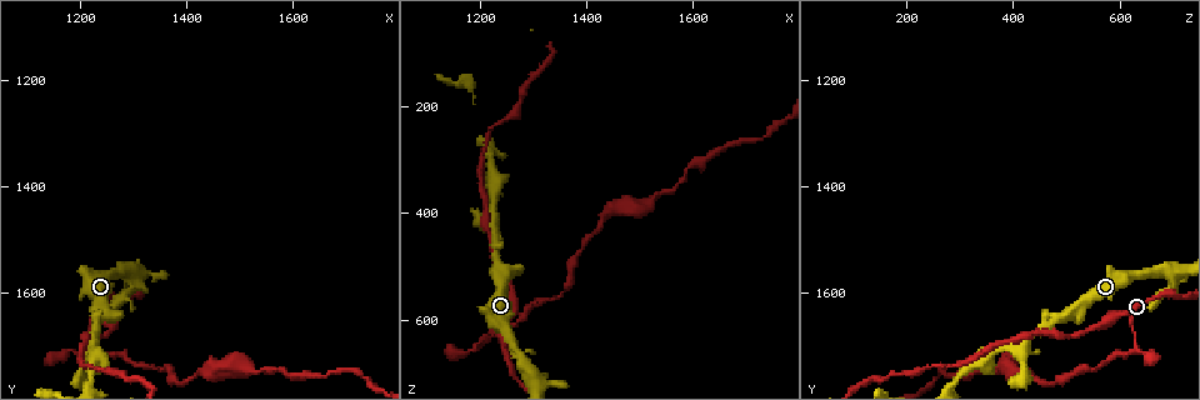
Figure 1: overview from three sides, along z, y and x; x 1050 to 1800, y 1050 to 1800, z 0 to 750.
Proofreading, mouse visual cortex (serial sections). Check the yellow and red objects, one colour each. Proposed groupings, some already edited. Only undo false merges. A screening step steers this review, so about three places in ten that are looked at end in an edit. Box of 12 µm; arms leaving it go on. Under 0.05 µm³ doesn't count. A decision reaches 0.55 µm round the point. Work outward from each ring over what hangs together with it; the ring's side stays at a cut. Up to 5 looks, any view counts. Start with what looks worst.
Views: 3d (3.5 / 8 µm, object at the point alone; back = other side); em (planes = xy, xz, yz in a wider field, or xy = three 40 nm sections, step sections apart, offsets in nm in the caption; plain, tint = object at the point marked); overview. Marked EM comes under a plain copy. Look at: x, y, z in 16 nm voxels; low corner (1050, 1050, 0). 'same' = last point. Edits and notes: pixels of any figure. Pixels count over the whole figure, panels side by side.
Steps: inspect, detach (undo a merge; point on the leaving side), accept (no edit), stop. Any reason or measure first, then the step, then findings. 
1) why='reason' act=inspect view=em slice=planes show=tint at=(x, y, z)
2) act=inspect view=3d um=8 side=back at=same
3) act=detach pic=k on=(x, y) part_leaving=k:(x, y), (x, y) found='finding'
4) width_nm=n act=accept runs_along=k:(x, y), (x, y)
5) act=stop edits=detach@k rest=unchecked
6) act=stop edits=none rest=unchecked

why='two arms in line, one across' act=inspect view=3d um=3.5 at=(1220, 1700, 630)

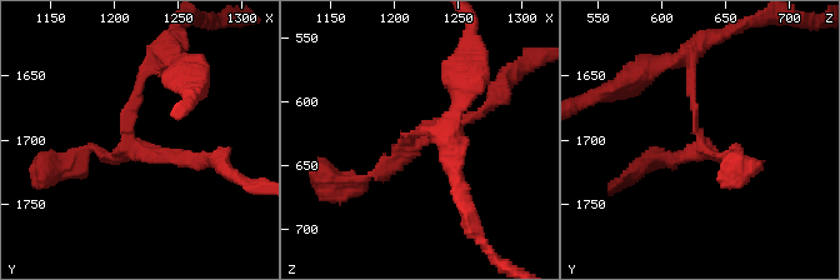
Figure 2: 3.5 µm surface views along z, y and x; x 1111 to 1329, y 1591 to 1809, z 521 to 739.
arms=3 arm_widths_nm=150,150,150 why='need the tissue' act=inspect view=em slice=planes show=tint at=(1214, 1700, 630)

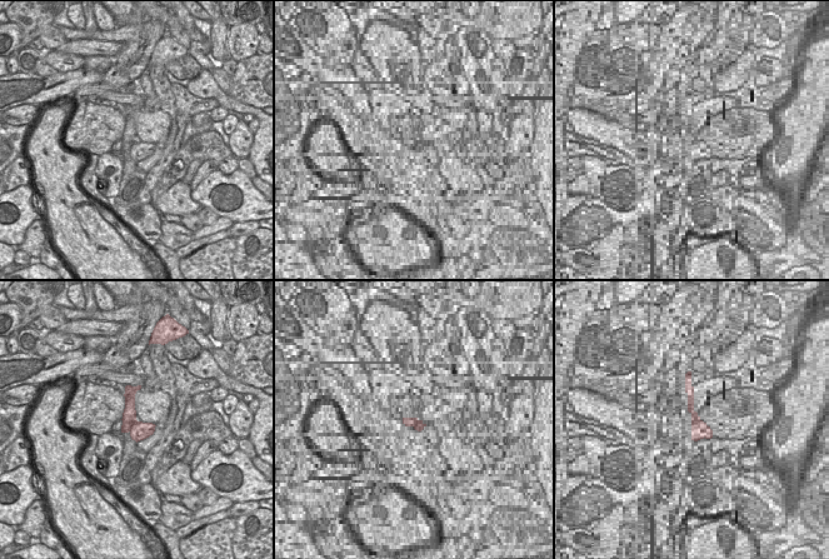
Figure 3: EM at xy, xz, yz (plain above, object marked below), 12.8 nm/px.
width_nm=240 act=detach pic=2 on=(174, 154) part_leaving=2:(135, 143), (228, 170) found='a second cell is stuck on'

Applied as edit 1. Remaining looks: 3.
act=inspect view=overview

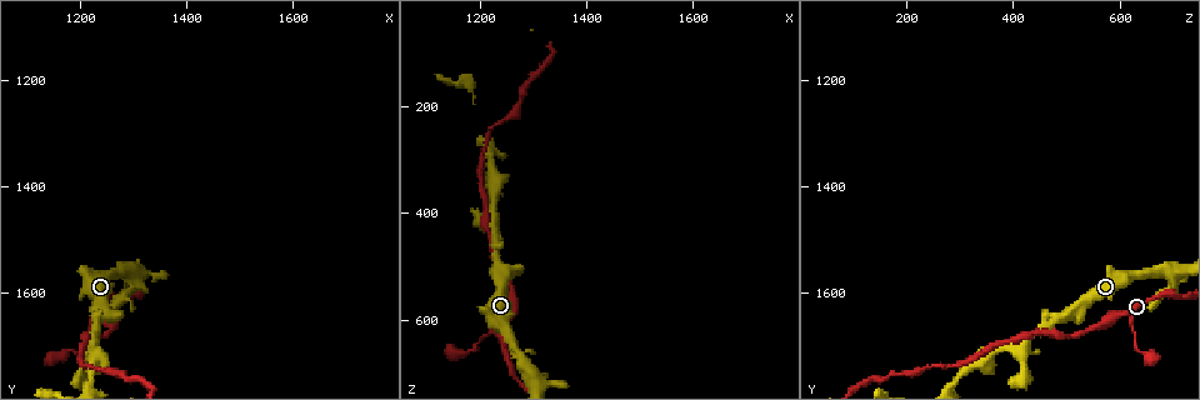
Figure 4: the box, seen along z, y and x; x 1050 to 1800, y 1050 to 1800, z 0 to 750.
act=inspect view=3d um=3.5 at=(1250, 1565, 635)

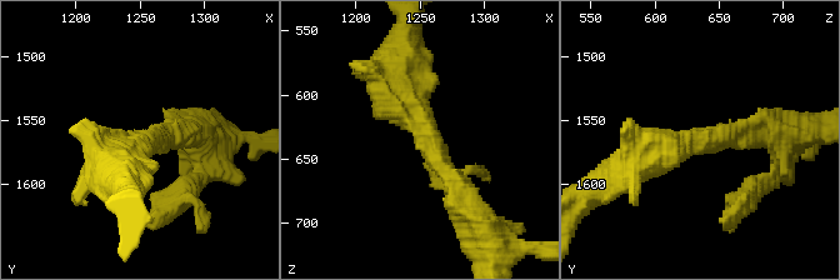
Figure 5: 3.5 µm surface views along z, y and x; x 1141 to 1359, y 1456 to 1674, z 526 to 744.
arm_widths_nm=250,500 why='need the tissue' act=inspect view=em slice=xy step=5 show=tint at=(1254, 1566, 634)

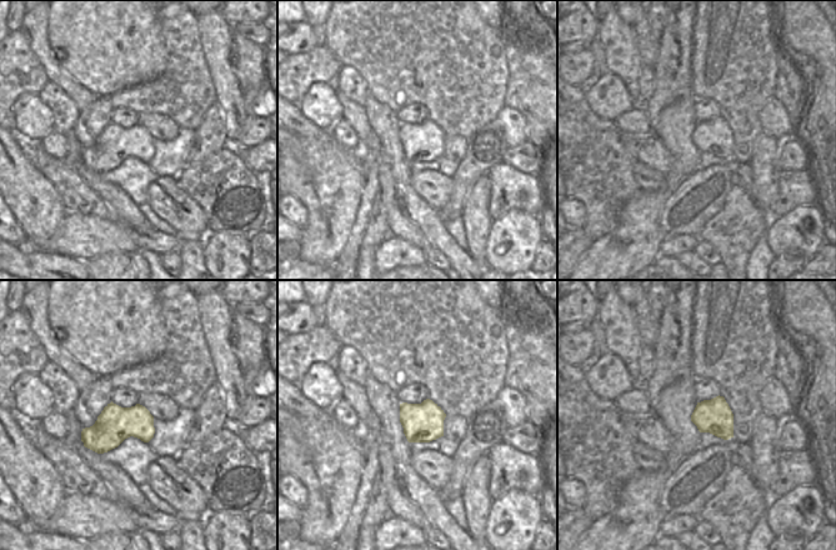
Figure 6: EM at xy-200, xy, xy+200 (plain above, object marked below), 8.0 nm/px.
width_nm=320 act=accept runs_along=5:(404, 61), (391, 103), (469, 205) found='one cell here'

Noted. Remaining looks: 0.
act=stop edits=detach@2 rest=unchecked

